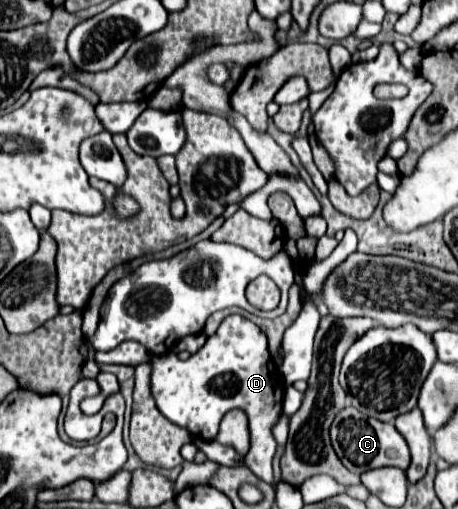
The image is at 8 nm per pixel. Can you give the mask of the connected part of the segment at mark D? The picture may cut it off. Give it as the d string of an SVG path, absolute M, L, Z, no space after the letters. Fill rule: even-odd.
M234 314L220 324L218 332L188 360L180 360L174 352L152 358L152 394L158 410L174 424L186 428L192 436L214 440L226 412L238 408L248 416L250 448L245 465L258 478L274 484L272 458L276 454L276 438L272 428L282 416L284 378L270 358L264 332L250 320Z

